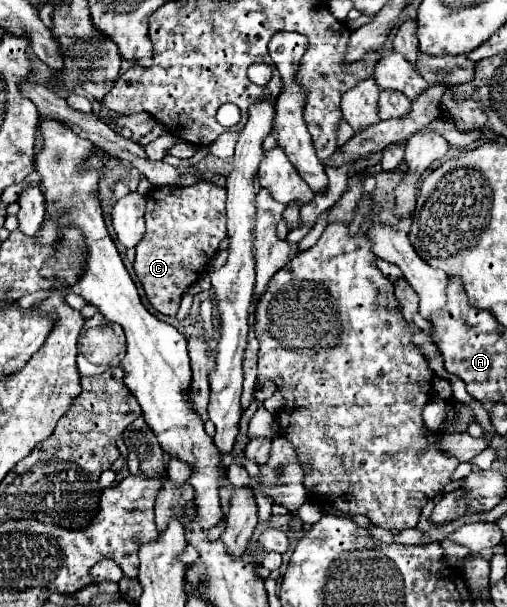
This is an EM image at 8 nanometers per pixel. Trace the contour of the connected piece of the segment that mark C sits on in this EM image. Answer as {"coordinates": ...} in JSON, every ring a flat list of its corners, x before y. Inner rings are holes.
{"coordinates":[[206,182,194,186,152,186,146,194,144,220,146,220,146,234,142,242,136,244,134,270,144,286,150,304,166,316,176,316,180,306,180,296,188,290,190,284,194,284,200,278,202,272,206,272,206,266,216,254,218,244,226,238,224,188]]}

